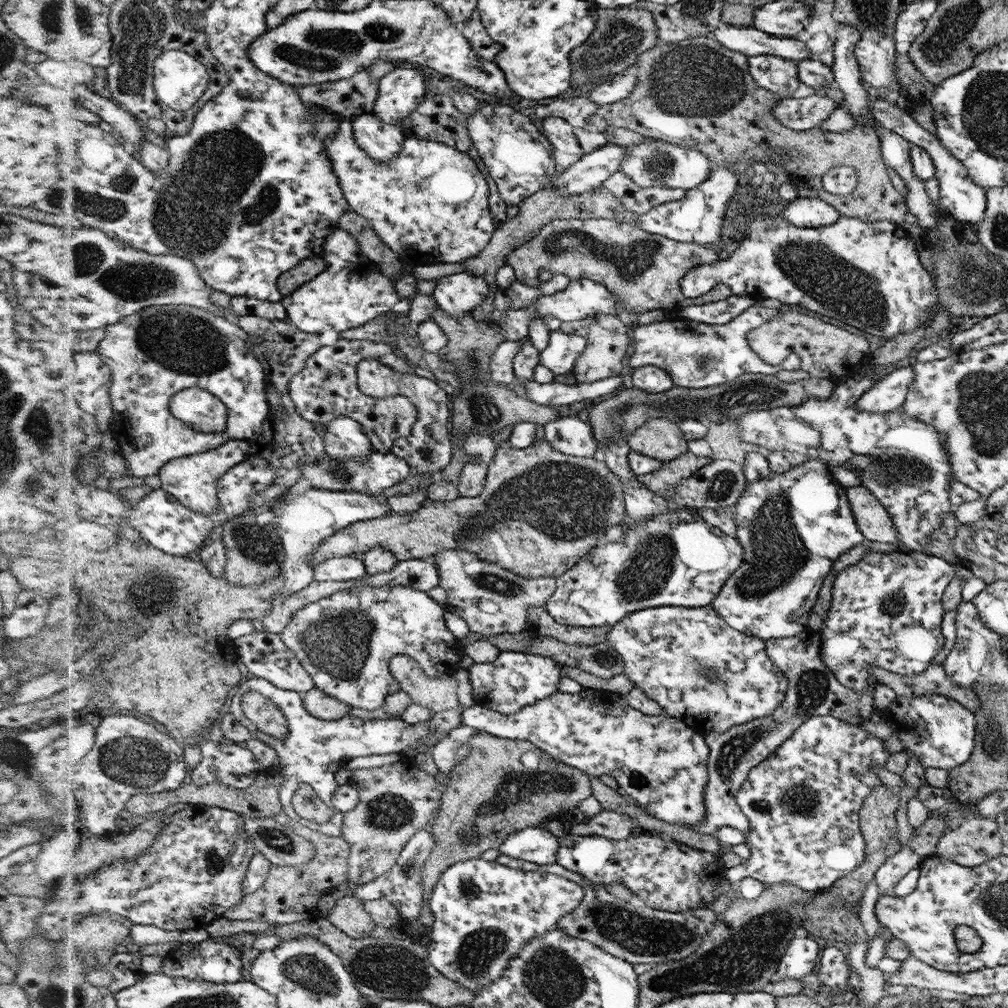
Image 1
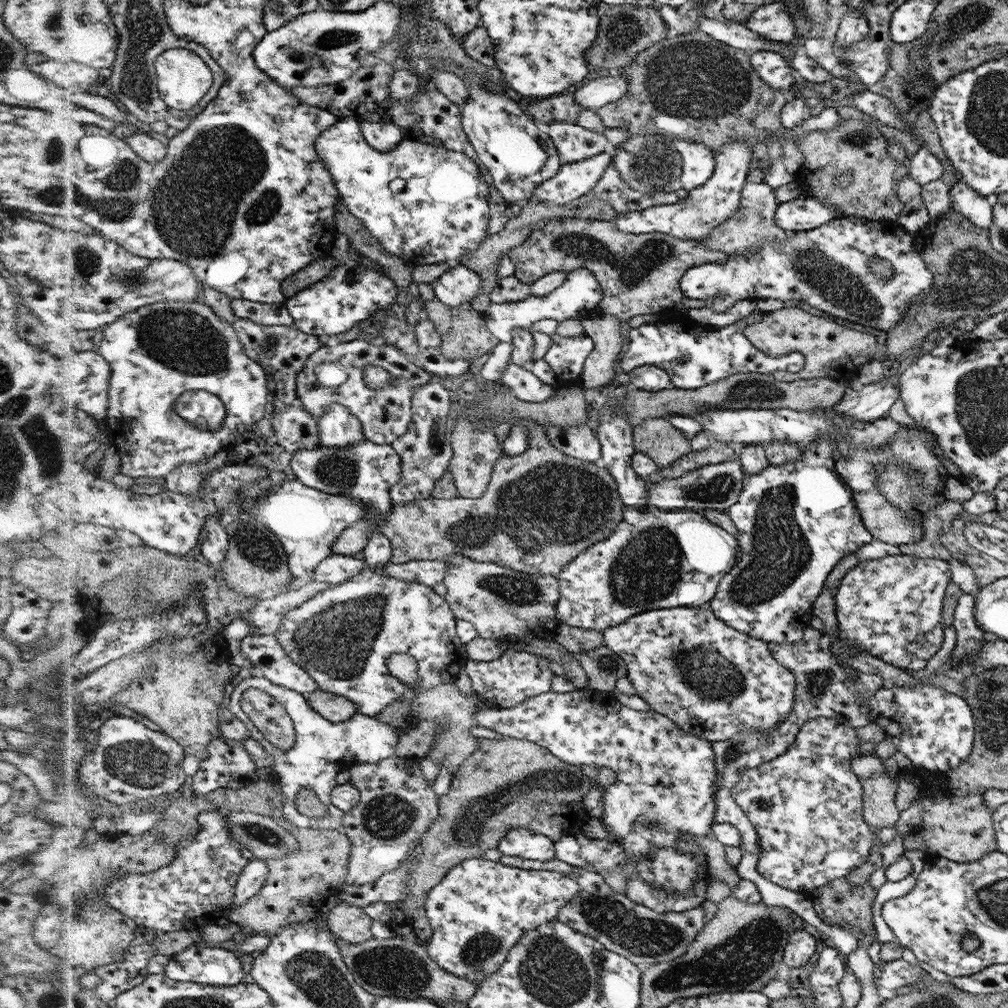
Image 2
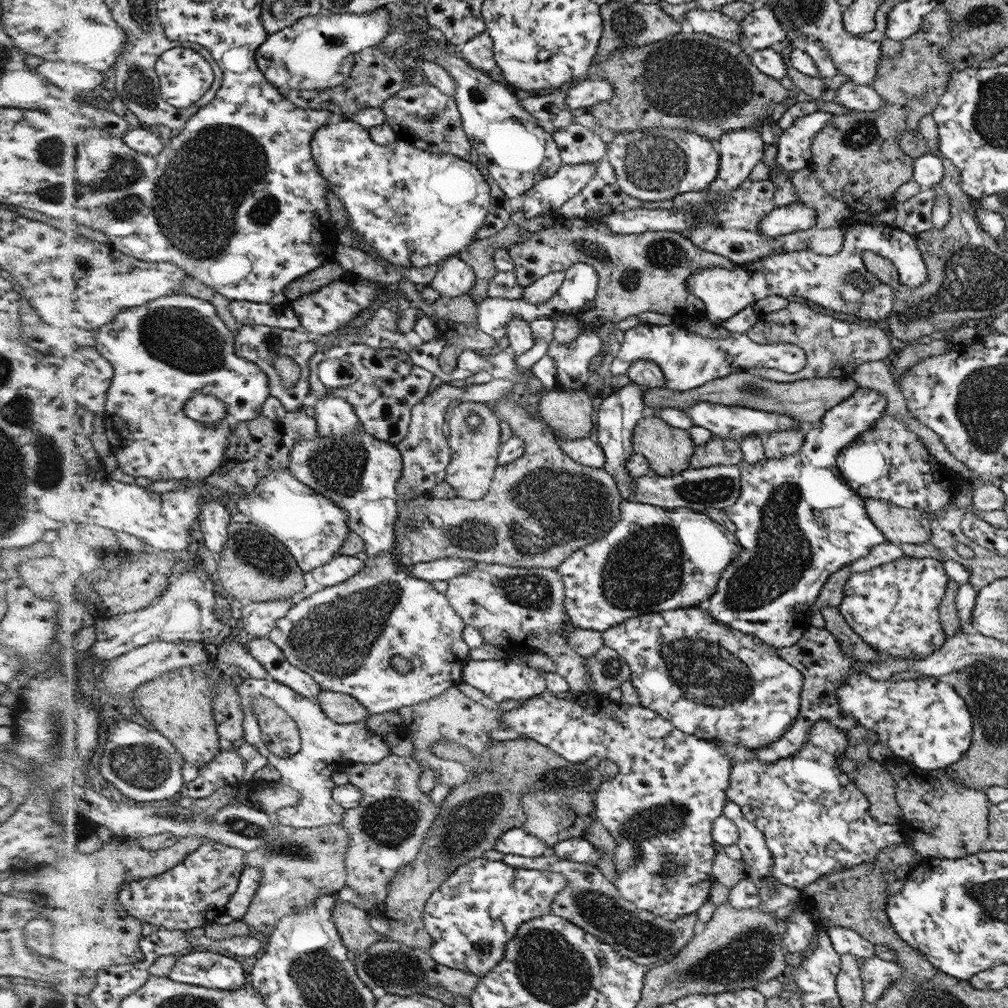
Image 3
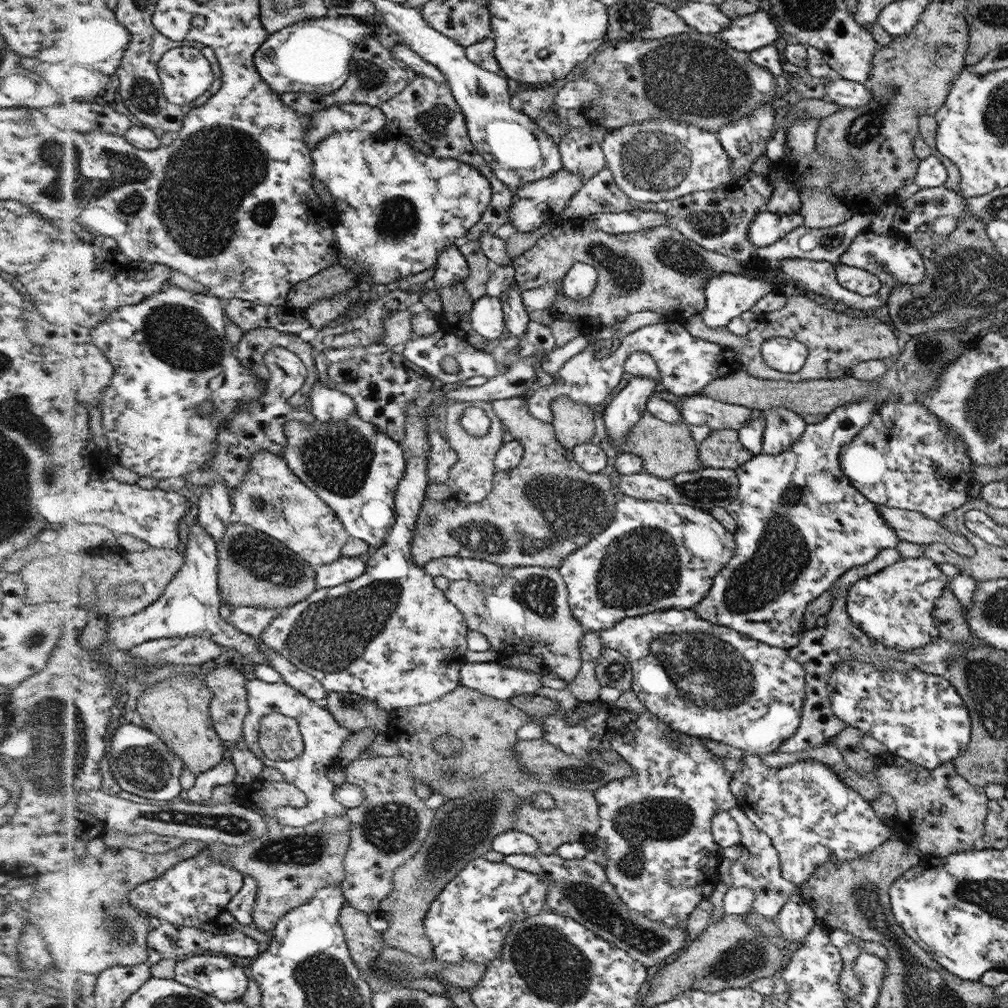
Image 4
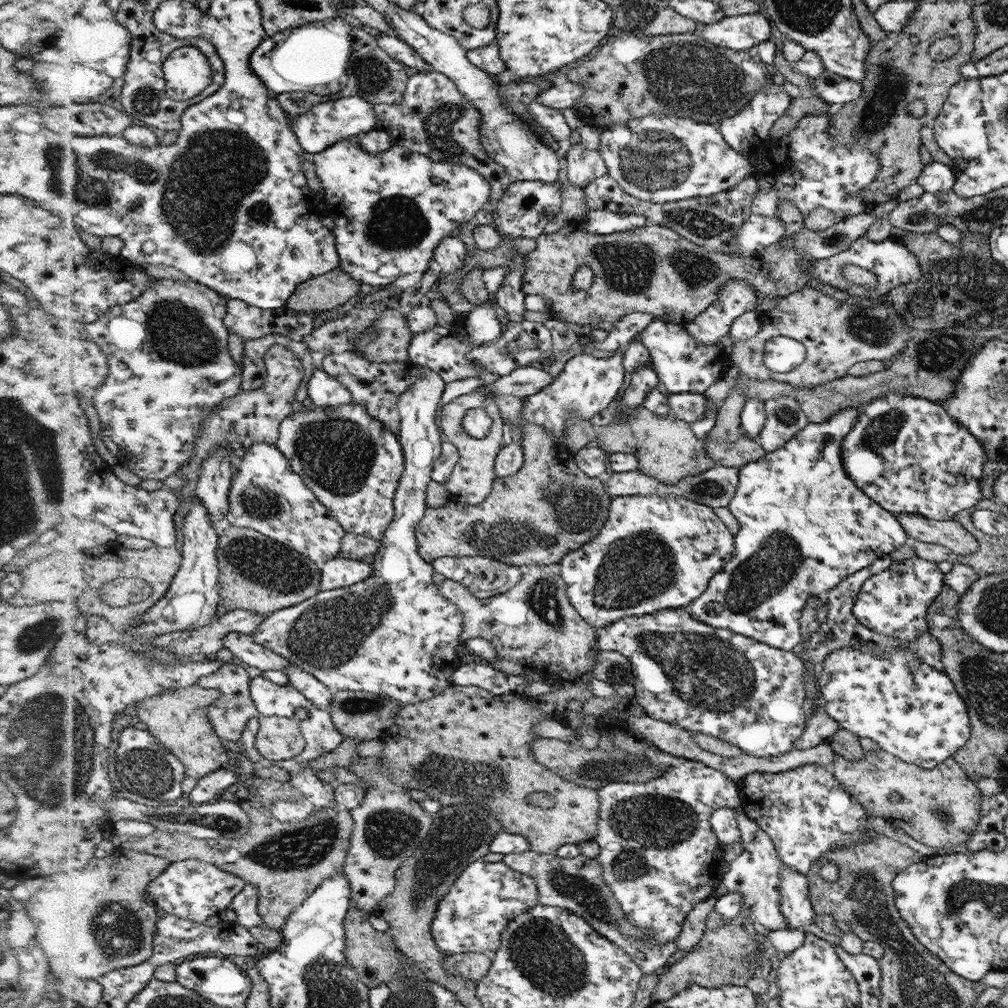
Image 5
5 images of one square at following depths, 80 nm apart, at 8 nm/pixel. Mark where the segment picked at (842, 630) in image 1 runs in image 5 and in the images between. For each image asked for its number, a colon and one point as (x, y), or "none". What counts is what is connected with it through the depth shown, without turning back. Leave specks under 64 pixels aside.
2: (891, 608)
3: (894, 608)
4: (893, 607)
5: (894, 602)

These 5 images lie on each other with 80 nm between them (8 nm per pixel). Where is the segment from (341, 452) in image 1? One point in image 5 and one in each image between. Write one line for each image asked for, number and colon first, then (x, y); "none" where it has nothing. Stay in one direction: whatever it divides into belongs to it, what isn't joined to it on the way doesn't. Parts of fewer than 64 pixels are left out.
2: (337, 427)
3: (335, 418)
4: (328, 404)
5: (326, 392)

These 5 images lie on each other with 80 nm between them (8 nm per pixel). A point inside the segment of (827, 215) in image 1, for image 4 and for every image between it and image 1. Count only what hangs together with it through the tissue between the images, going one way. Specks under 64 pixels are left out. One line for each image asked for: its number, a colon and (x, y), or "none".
2: (804, 213)
3: (797, 216)
4: (767, 227)

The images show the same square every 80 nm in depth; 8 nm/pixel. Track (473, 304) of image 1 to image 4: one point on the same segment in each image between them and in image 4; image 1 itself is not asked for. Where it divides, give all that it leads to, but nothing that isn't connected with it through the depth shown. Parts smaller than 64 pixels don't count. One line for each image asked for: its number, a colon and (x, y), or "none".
2: (460, 285)
3: (454, 277)
4: (451, 268)

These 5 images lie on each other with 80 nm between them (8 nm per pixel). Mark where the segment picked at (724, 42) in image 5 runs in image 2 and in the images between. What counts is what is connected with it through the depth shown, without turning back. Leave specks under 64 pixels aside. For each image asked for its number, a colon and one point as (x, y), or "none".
2: (772, 22)
3: (759, 30)
4: (747, 33)

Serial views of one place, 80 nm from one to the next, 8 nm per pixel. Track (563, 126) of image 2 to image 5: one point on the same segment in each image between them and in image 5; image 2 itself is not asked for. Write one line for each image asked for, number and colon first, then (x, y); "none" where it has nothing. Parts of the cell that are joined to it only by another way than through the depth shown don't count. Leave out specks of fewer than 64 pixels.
3: (579, 145)
4: (581, 155)
5: (584, 166)

